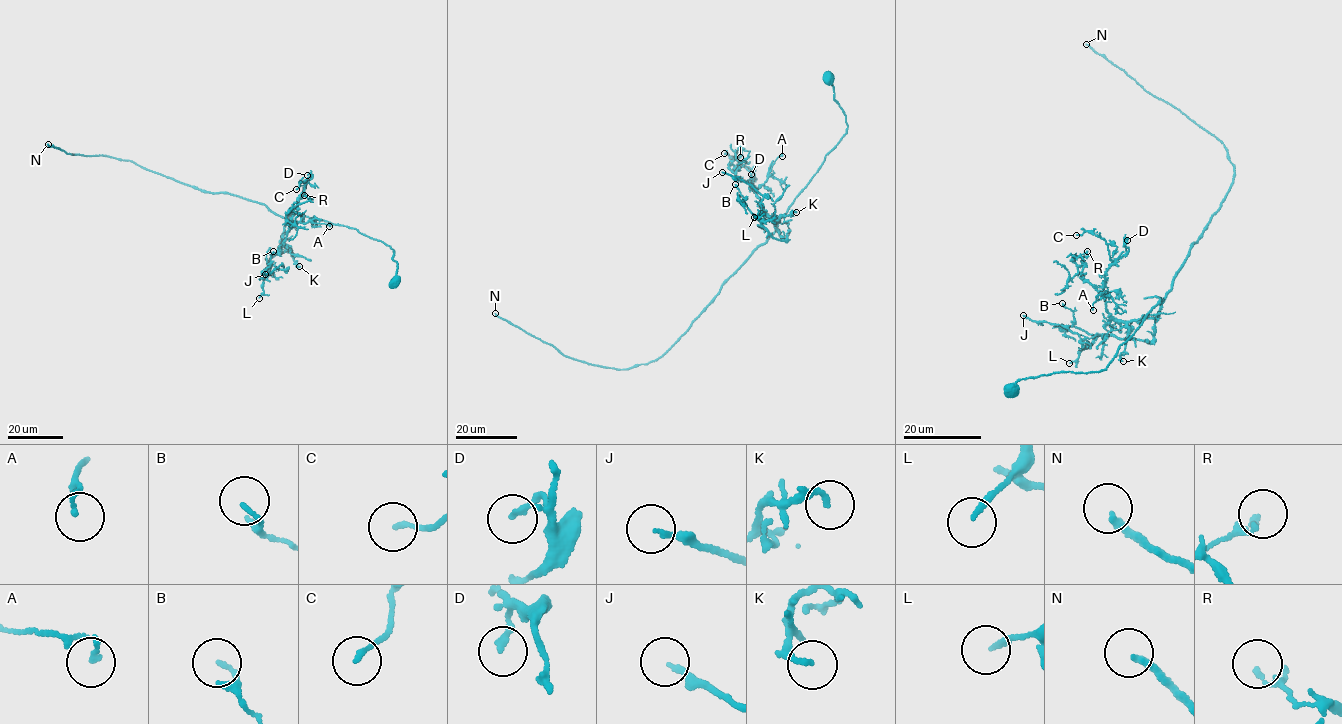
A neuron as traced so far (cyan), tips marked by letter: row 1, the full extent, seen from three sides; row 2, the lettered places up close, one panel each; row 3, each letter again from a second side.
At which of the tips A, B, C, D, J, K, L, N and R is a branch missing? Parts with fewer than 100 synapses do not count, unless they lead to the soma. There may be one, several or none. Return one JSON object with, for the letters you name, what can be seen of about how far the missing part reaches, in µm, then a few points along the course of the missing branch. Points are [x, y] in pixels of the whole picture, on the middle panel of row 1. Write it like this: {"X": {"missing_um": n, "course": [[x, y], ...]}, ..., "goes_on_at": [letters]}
{"N": {"missing_um": 250}, "goes_on_at": ["N"]}

